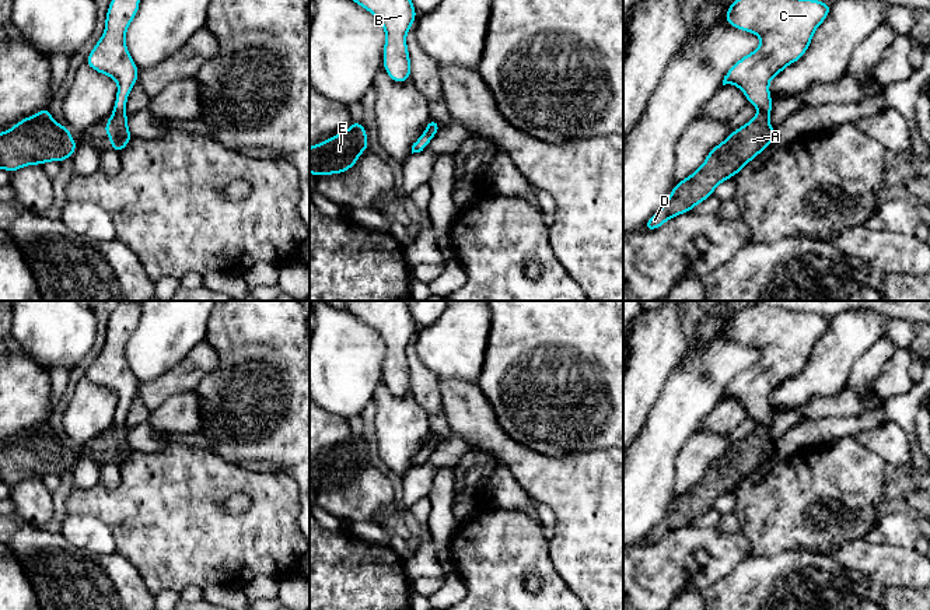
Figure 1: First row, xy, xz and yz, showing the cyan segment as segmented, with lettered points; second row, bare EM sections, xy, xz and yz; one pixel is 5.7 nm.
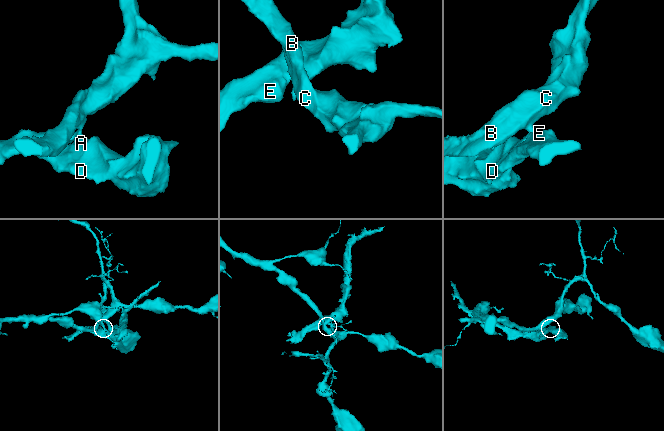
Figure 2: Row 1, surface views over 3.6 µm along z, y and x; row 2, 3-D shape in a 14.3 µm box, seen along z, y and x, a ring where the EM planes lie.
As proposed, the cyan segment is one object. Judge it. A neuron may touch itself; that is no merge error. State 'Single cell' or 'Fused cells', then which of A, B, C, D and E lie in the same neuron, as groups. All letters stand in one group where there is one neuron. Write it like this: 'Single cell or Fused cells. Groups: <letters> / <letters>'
Fused cells. Groups: A D E / B C

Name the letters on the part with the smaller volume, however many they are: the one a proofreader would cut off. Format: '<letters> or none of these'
A, D, E

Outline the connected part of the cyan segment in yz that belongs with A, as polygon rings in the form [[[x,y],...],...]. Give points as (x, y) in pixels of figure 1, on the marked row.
[[[758,112],[754,119],[713,147],[700,168],[675,183],[667,201],[644,224],[644,229],[654,231],[668,220],[690,211],[712,196],[720,183],[737,175],[765,151],[773,140],[775,129],[770,126],[769,115]]]

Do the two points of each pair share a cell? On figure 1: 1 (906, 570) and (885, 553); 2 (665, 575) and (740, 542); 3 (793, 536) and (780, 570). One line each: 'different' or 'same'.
1: same
2: same
3: different

